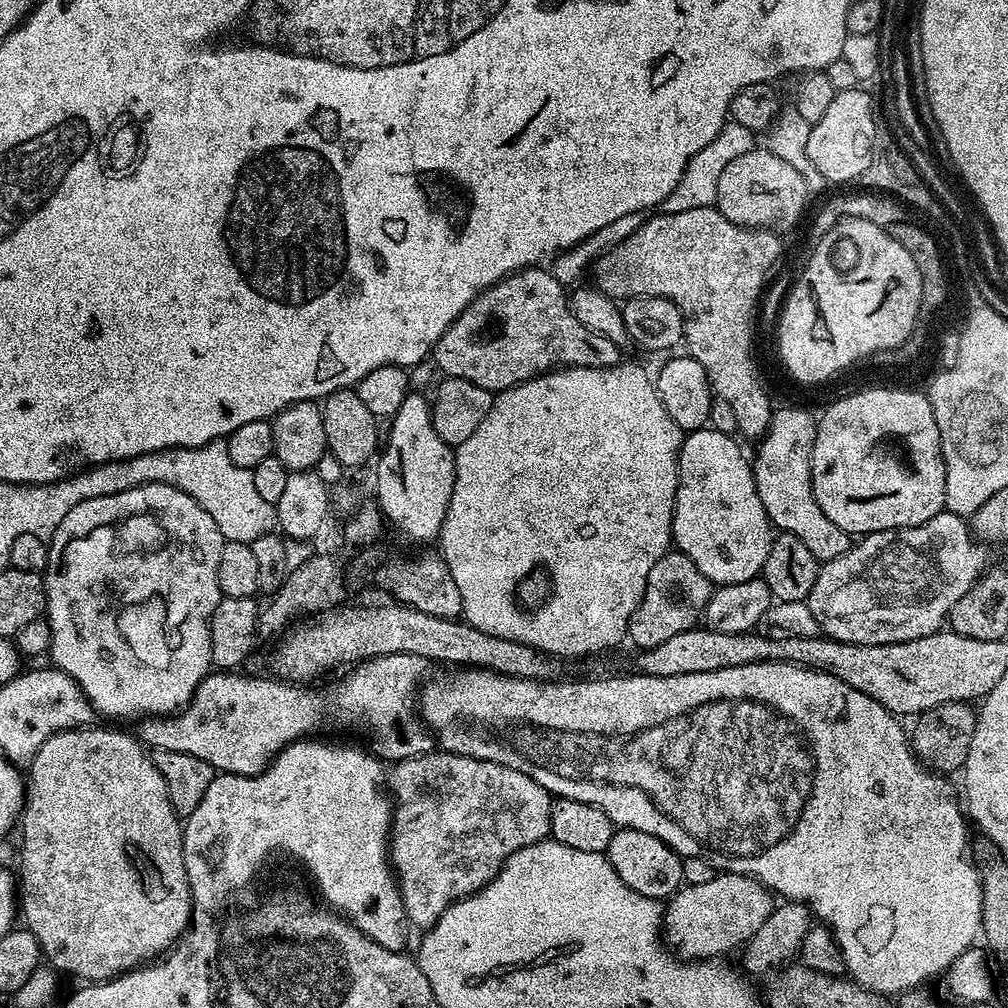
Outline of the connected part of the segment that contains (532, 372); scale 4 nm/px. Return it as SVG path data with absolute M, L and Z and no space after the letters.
M537 266L535 268L522 268L519 272L512 272L509 276L503 276L499 282L479 292L468 303L466 310L462 310L462 314L458 318L454 318L454 322L446 330L446 334L442 334L442 338L432 350L431 359L436 360L437 366L444 371L445 377L466 378L466 382L474 382L474 386L482 386L487 392L499 394L505 392L508 388L513 388L515 384L534 379L537 374L550 372L561 366L566 368L612 368L621 363L620 352L622 352L621 345L610 342L610 338L596 336L590 330L586 330L586 326L582 326L582 322L578 322L578 318L574 318L570 307L570 296L566 288L556 281L548 270Z

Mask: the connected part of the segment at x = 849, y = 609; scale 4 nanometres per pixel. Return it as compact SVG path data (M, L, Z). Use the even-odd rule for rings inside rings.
M947 510L939 512L934 518L930 518L930 522L922 522L918 526L870 532L861 535L852 547L846 550L846 554L821 563L818 582L814 582L814 590L810 590L806 603L820 623L821 631L830 640L841 640L851 644L893 644L894 642L910 642L918 638L926 638L926 634L934 634L945 627L948 615L952 613L952 608L958 602L958 598L962 598L962 594L966 594L966 590L970 590L970 586L974 586L974 582L989 571L988 548L987 543L981 542L974 535L969 521L965 517Z

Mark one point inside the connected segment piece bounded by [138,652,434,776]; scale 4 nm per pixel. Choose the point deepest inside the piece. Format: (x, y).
(236, 724)

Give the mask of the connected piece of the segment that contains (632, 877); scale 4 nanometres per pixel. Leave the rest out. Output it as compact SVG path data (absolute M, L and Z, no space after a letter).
M617 827L612 833L606 853L610 866L622 878L630 890L642 894L651 900L667 901L676 895L684 884L682 866L684 865L680 853L676 852L662 838L654 838L654 834L646 834L642 830Z

